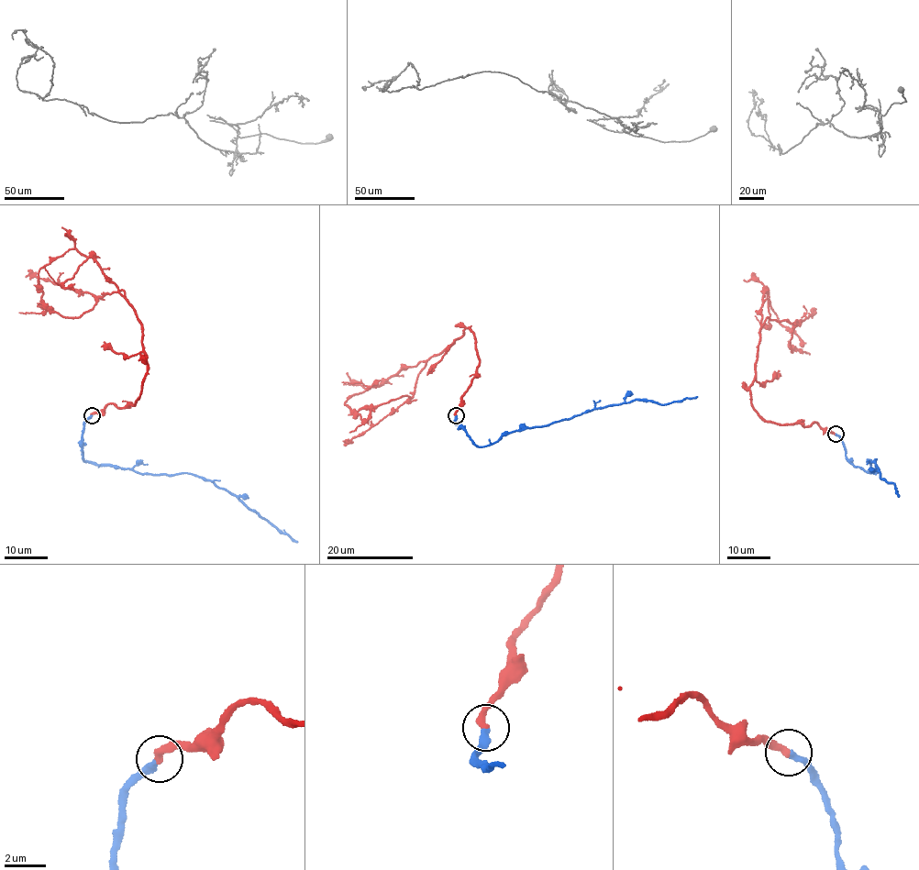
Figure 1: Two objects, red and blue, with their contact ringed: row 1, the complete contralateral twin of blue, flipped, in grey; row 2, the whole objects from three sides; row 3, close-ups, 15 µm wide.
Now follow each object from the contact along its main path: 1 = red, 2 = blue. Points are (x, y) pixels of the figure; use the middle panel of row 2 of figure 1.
1: (456, 416), (477, 372), (479, 357), (470, 327), (438, 354), (352, 394), (345, 404), (362, 419), (370, 418)
2: (456, 416), (454, 422), (472, 442), (485, 446), (516, 430), (596, 409), (698, 396)

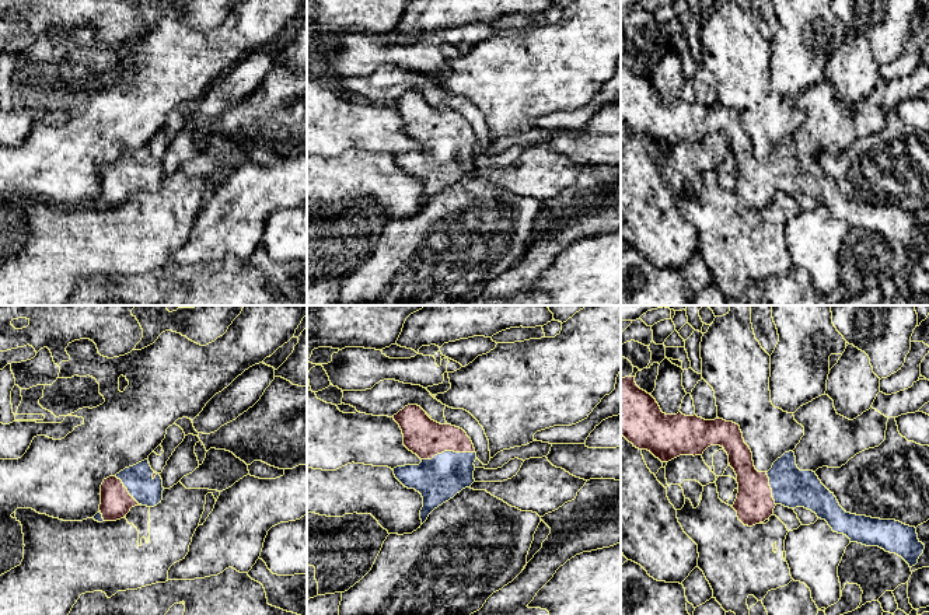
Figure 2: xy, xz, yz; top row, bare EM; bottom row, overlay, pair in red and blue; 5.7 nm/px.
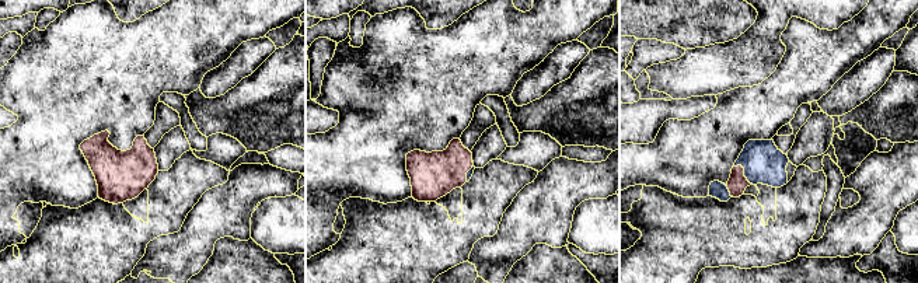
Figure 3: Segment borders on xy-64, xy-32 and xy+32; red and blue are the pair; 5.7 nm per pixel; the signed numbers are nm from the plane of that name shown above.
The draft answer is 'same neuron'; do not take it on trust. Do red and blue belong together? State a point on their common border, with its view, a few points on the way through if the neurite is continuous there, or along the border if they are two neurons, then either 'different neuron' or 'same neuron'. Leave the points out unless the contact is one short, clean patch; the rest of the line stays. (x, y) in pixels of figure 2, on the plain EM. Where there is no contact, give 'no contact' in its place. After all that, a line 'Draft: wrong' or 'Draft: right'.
xz (447, 136) | across xz (425, 123), (447, 136), (447, 153), (439, 166) | same neuron
Draft: right

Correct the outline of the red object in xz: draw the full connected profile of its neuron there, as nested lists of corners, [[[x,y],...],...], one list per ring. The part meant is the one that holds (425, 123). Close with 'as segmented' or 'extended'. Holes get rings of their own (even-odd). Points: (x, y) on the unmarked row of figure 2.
[[[418,91],[405,92],[392,104],[402,116],[404,132],[422,146],[419,151],[397,153],[392,157],[405,174],[415,175],[422,181],[423,193],[420,196],[420,206],[423,210],[434,195],[475,168],[474,148],[476,139],[471,125],[462,115],[432,106]]]; extended

